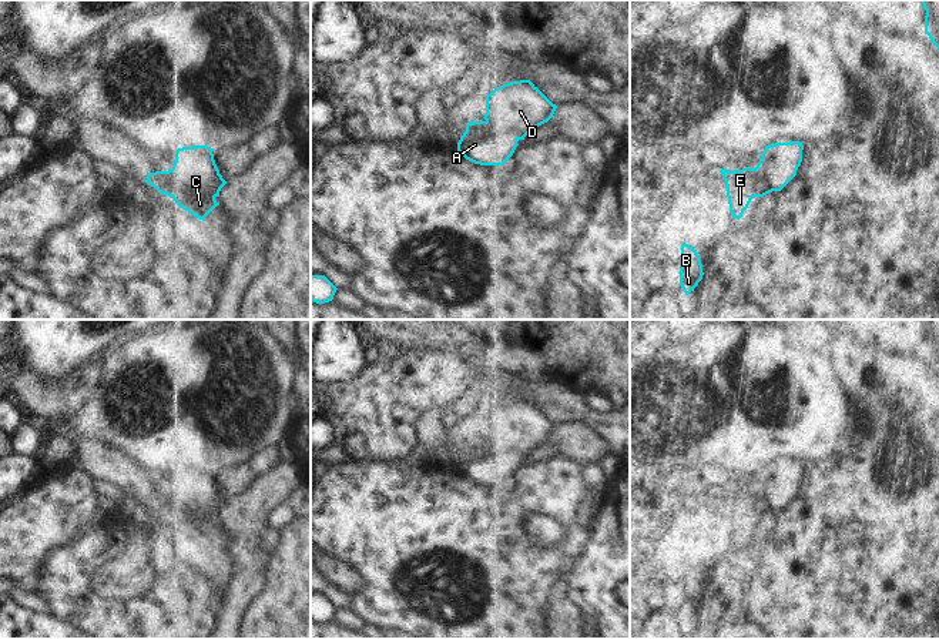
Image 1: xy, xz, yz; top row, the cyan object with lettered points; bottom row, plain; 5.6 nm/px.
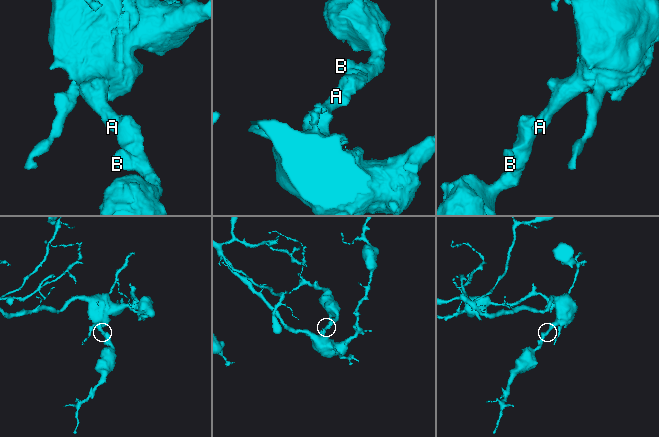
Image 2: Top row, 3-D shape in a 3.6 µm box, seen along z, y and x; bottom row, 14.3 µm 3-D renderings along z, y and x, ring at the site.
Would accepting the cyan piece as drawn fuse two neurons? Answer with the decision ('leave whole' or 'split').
leave whole

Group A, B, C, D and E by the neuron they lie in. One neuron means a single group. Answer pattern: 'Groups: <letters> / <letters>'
Groups: A B C D E.

